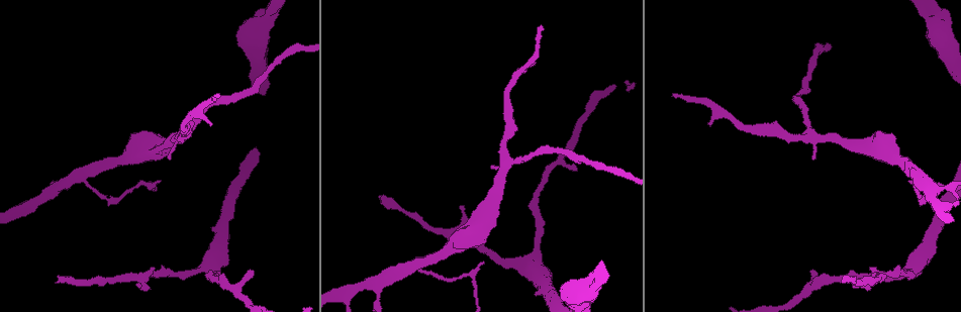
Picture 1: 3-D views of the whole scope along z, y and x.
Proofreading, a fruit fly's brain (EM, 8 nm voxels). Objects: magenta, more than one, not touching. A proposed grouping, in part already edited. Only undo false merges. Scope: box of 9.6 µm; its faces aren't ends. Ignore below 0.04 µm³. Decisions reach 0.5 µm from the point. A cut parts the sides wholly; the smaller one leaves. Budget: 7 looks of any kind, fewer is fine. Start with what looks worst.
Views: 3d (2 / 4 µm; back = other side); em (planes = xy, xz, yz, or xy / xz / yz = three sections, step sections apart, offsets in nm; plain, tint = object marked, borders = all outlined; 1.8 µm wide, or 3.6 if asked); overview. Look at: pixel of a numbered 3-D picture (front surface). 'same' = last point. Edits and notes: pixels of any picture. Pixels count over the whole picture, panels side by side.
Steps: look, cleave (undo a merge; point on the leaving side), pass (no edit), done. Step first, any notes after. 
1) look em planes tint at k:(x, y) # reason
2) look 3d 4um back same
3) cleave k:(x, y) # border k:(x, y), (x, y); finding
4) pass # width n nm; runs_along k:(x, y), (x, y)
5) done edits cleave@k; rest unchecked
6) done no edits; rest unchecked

look 3d 2um at 1:(814, 138)

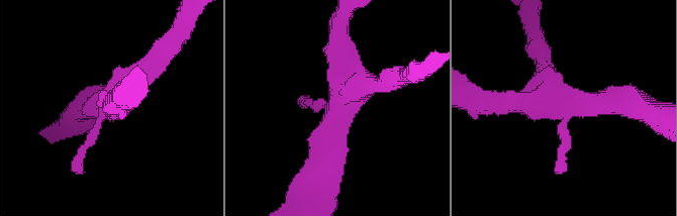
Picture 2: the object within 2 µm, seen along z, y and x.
look em xz step 4 tint at 2:(340, 100) # need the tissue

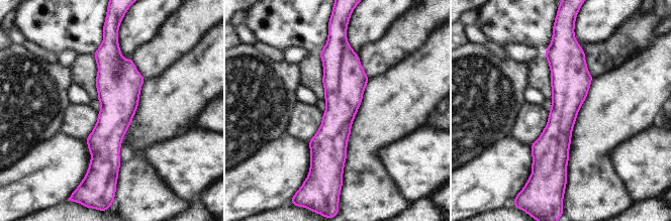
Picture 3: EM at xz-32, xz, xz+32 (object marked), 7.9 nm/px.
look em planes tint same # cut it another way

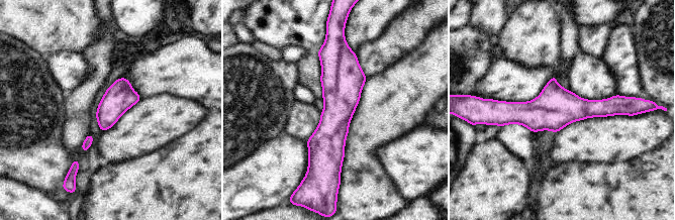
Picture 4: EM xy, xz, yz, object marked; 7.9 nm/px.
pass # one neuron here

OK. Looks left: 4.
look em planes tint at 1:(466, 273) # sharp bend

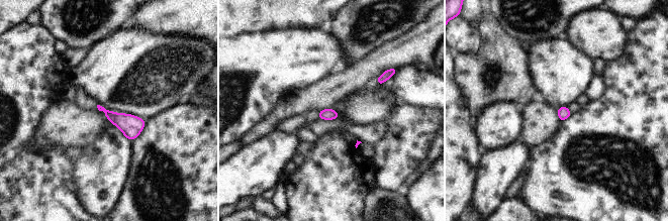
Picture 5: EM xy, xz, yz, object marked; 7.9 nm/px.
pass # width 100 nm; continuous, no second neuron

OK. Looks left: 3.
look em xz step 4 tint at 1:(872, 274) # sharp bend

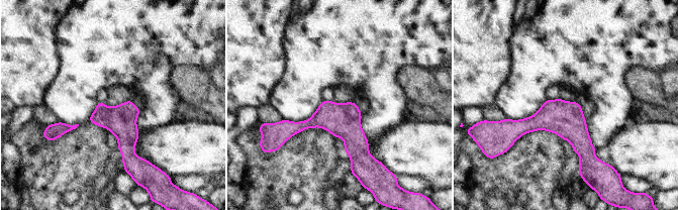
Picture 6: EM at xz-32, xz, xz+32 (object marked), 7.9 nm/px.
look em planes tint same # cut it another way

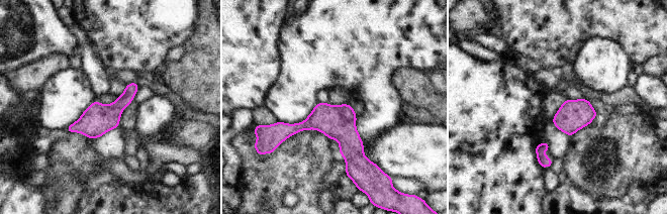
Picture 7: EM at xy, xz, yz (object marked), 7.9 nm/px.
pass # continuous, no second neuron

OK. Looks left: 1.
done no edits; rest unchecked

